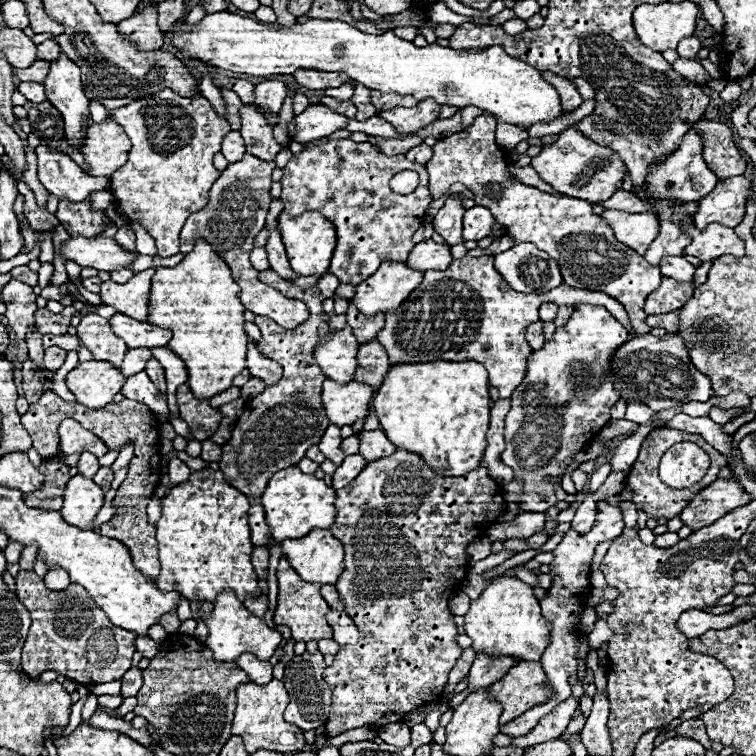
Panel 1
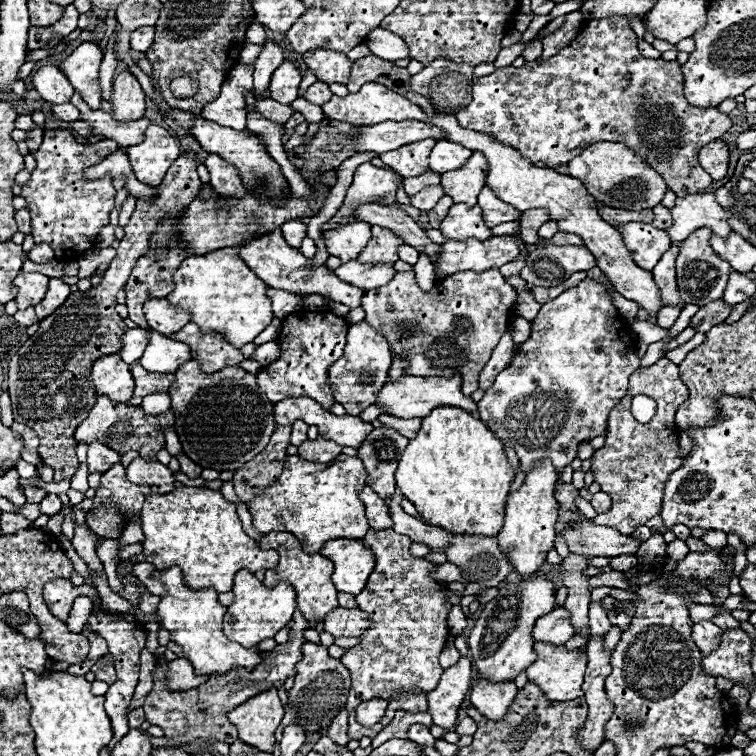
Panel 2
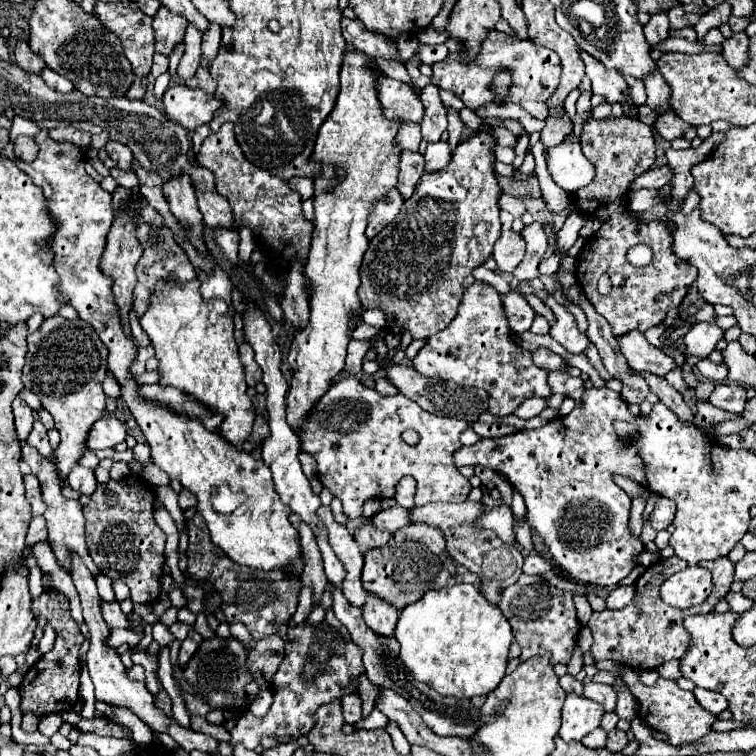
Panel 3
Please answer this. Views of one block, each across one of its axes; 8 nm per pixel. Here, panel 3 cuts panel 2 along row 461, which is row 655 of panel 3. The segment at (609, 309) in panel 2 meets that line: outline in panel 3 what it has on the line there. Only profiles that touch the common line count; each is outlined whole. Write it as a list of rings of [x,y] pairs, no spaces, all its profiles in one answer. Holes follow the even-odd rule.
[[[520,574],[518,582],[504,590],[498,608],[508,618],[514,632],[514,640],[522,648],[520,660],[530,660],[532,656],[550,654],[552,666],[570,662],[574,654],[574,640],[580,632],[580,622],[576,618],[576,608],[570,592],[548,584],[540,576]]]

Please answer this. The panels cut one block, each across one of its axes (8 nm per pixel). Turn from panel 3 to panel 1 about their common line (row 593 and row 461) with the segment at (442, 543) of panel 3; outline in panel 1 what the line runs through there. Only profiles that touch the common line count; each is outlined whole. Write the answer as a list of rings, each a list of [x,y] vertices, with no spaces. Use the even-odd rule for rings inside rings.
[[[402,448],[392,456],[368,462],[364,472],[360,472],[348,488],[336,490],[336,518],[330,532],[346,550],[344,572],[336,588],[340,600],[344,600],[344,610],[360,630],[360,640],[354,646],[342,646],[334,664],[324,670],[324,680],[332,688],[332,716],[326,722],[328,736],[338,736],[366,724],[382,728],[392,722],[402,722],[402,716],[410,710],[438,700],[448,672],[462,654],[462,648],[454,640],[458,632],[448,600],[456,594],[468,572],[468,544],[488,534],[502,506],[502,488],[488,476],[484,466],[474,468],[466,476],[444,476],[432,472],[420,454]]]

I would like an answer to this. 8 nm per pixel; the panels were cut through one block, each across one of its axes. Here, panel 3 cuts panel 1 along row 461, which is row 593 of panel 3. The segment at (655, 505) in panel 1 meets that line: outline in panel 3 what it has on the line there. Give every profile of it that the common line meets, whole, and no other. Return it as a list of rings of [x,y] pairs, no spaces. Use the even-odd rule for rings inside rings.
[[[672,556],[668,560],[658,560],[636,580],[636,598],[630,602],[630,606],[626,606],[622,610],[594,612],[588,622],[592,636],[594,636],[592,656],[596,660],[616,660],[624,666],[630,666],[636,672],[654,670],[668,660],[682,658],[690,644],[688,630],[682,624],[684,618],[694,616],[694,614],[710,614],[714,610],[714,606],[722,600],[722,596],[726,596],[730,592],[730,584],[734,582],[734,564],[728,558],[702,561],[701,566],[712,572],[712,580],[714,580],[714,588],[712,588],[710,596],[702,604],[692,606],[692,608],[684,608],[684,610],[672,608],[660,600],[660,586],[672,574],[686,570],[686,566],[688,564],[676,556]]]

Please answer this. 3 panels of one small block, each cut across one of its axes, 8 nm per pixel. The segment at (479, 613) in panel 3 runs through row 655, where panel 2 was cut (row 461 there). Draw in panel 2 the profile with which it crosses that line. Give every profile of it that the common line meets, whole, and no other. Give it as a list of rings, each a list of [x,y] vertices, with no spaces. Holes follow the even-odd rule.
[[[452,406],[434,408],[428,416],[422,418],[420,430],[416,438],[412,438],[404,448],[396,470],[396,484],[400,492],[420,510],[422,520],[452,534],[496,536],[504,520],[504,504],[510,492],[510,478],[514,478],[514,470],[508,464],[502,442],[486,428],[482,420],[474,418],[462,408]]]

